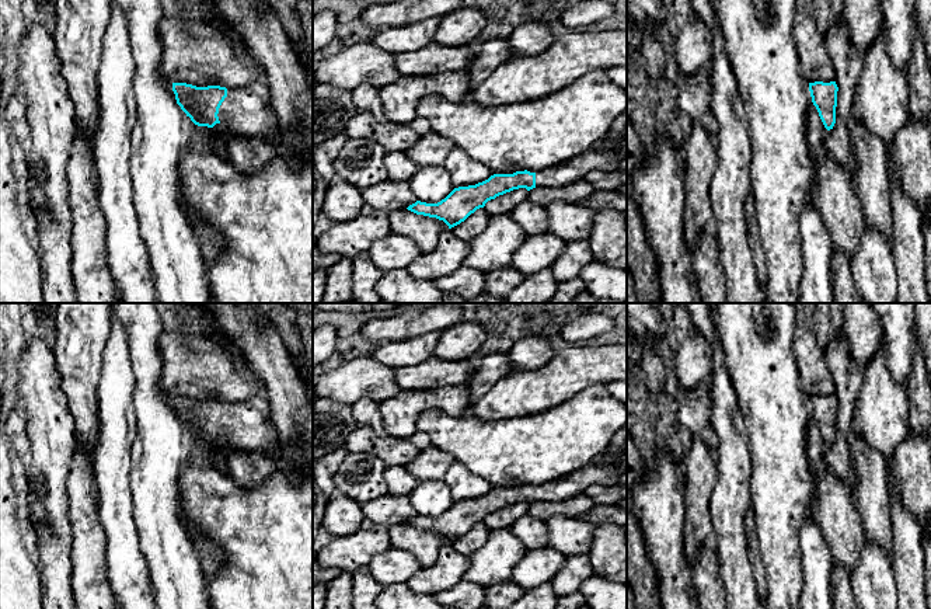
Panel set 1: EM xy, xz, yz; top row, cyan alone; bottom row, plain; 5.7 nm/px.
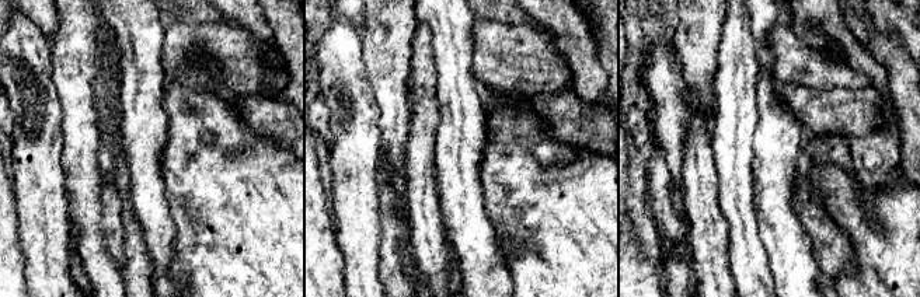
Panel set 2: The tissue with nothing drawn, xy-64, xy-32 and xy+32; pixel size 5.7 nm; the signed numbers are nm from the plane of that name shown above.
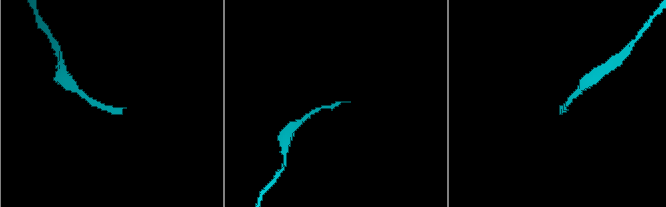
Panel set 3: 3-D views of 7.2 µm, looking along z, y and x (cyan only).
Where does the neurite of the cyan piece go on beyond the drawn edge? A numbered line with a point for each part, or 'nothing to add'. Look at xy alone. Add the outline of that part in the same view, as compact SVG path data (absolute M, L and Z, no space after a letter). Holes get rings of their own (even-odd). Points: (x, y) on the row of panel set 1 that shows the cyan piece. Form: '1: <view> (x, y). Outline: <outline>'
1: xy (247, 111). Outline: M265 74L252 84L227 88L227 97L219 108L220 132L233 132L238 136L268 136L279 145L283 136L278 114L272 107L272 97Z

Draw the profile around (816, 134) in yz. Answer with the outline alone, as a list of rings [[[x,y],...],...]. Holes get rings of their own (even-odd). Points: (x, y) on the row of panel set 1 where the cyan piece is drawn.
[[[810,98],[806,111],[806,139],[810,149],[812,160],[816,163],[816,166],[820,164],[824,156],[824,140],[827,133],[829,130],[824,128],[819,112]]]

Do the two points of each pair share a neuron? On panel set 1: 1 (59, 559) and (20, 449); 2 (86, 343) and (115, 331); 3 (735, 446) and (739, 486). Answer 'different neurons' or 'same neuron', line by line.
1: different neurons
2: different neurons
3: same neuron

